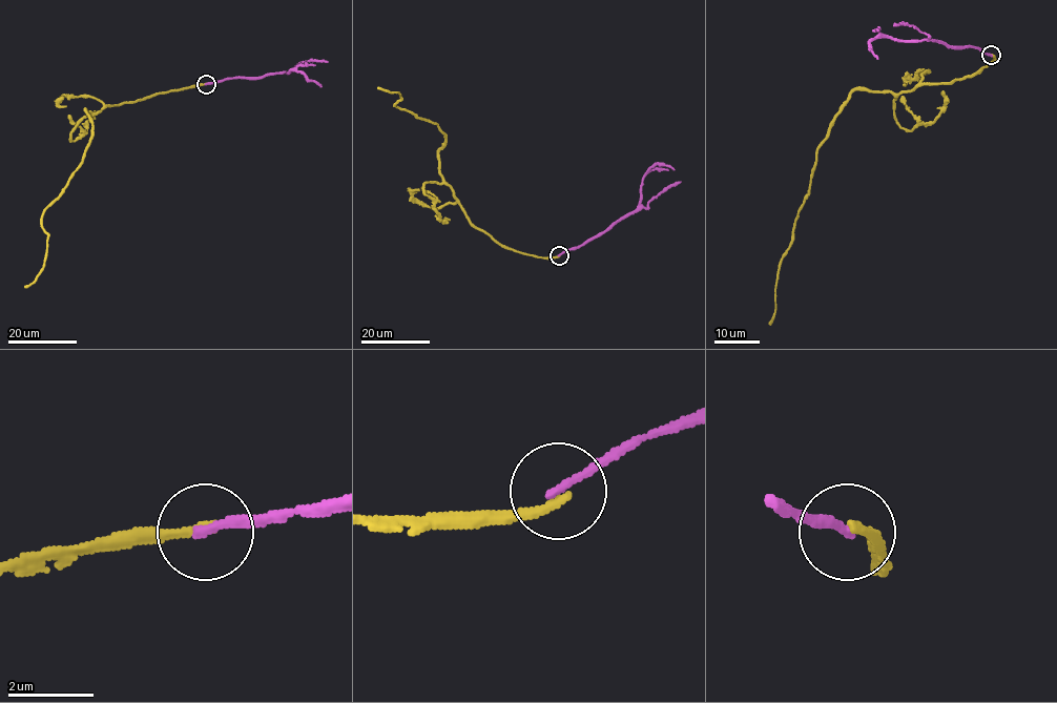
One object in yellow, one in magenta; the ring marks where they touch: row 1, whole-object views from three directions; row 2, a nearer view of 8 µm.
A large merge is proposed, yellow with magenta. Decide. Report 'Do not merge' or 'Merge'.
Do not merge

